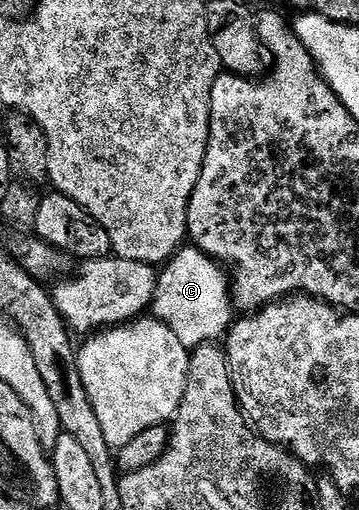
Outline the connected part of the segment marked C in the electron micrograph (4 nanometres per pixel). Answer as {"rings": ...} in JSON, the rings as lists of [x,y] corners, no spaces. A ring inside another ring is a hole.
{"rings":[[[186,245],[179,248],[159,272],[150,306],[153,316],[169,325],[189,351],[221,340],[233,324],[229,278],[223,271],[210,256],[193,245]]]}

